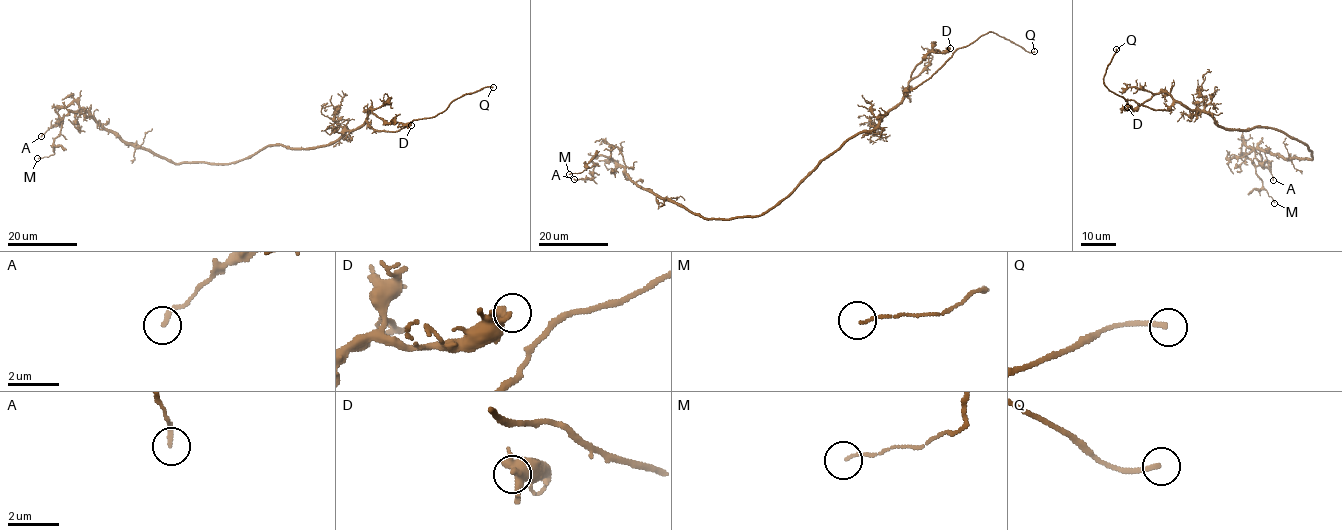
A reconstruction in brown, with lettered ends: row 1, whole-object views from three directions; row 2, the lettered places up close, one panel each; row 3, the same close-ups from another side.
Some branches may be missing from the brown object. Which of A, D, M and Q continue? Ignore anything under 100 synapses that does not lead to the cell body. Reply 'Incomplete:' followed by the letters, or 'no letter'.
Incomplete: Q

